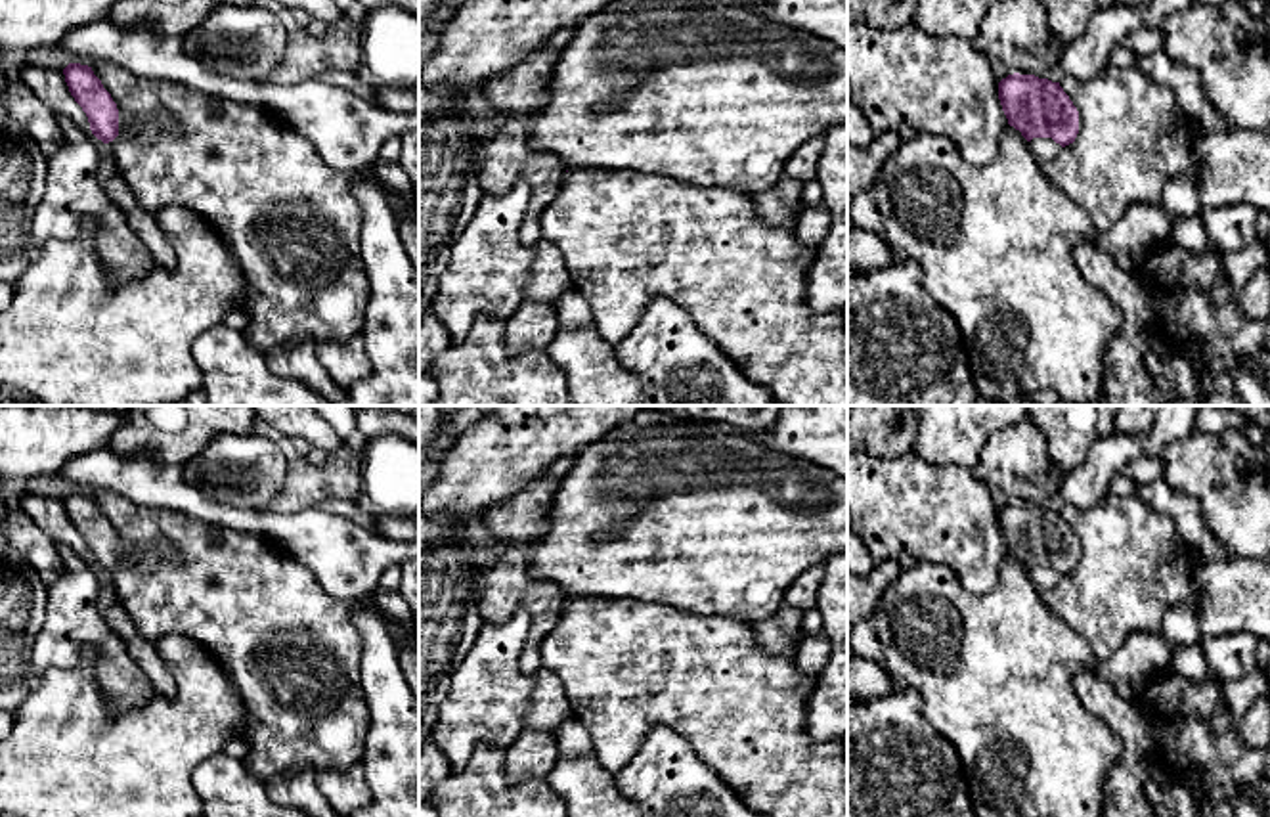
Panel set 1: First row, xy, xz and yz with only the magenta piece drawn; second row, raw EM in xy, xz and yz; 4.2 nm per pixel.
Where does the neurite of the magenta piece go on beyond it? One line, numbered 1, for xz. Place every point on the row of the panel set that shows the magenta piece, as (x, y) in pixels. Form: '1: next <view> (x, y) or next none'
1: next none

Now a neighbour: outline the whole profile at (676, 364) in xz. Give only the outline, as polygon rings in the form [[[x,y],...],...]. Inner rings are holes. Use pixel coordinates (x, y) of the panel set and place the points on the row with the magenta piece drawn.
[[[671,298],[652,300],[614,354],[641,383],[643,406],[775,406]]]

